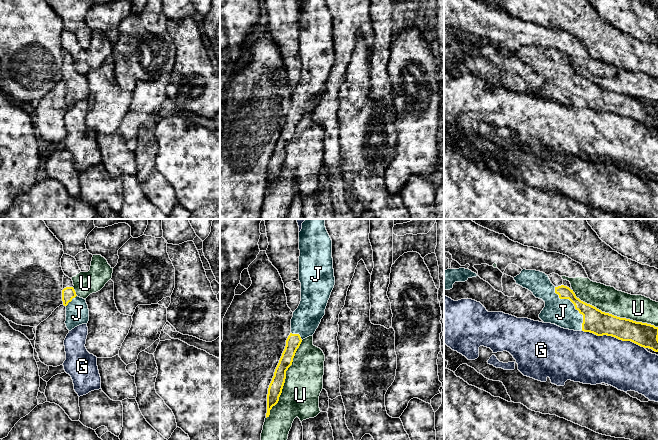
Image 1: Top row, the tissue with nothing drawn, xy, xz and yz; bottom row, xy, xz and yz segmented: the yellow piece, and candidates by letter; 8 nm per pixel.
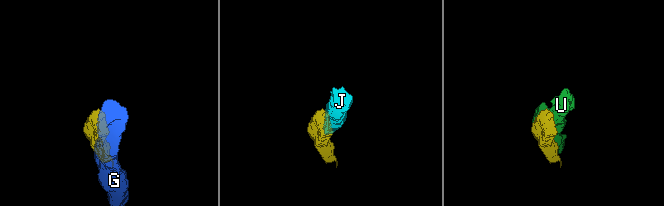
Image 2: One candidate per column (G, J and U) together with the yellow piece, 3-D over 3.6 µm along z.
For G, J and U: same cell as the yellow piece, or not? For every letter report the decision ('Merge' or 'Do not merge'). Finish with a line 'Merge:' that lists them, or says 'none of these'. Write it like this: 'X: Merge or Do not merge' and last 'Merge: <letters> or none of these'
G: Do not merge
J: Merge
U: Do not merge
Merge: J

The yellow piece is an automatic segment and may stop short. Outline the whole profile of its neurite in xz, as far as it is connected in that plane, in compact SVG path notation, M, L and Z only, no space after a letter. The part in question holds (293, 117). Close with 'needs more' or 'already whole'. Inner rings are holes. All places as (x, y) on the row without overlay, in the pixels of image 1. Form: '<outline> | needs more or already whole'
M302 0L299 8L299 57L301 59L301 77L298 84L293 88L291 95L291 109L286 116L286 122L275 145L274 152L268 164L267 170L267 189L266 194L270 191L270 186L275 182L282 169L286 155L286 147L292 141L293 134L303 115L312 112L318 104L321 95L325 91L325 85L330 74L331 68L335 61L333 34L332 34L332 16L326 6L325 0Z | needs more

